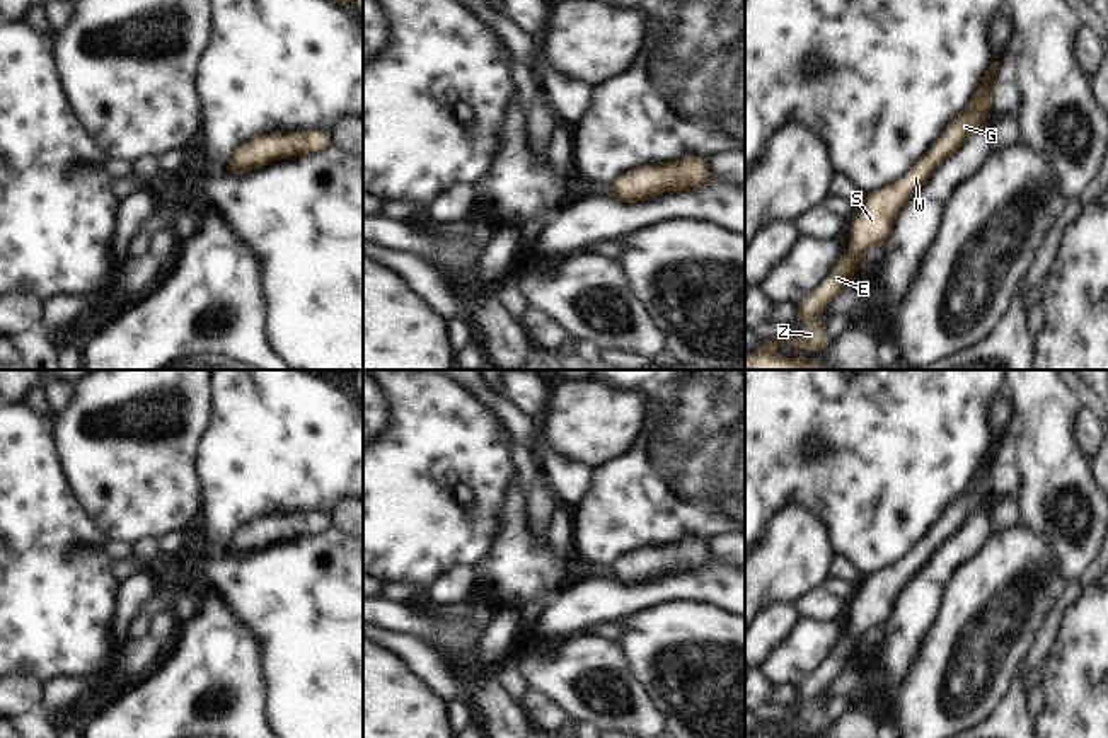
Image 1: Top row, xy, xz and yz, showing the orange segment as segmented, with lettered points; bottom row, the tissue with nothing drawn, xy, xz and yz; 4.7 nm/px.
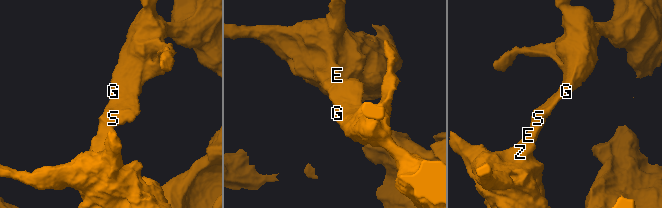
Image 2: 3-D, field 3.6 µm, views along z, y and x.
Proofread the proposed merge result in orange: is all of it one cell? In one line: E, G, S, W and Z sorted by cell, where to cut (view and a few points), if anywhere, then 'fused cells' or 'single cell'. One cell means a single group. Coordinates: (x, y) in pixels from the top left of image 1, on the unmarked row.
groups E G S W Z; cut none; single cell

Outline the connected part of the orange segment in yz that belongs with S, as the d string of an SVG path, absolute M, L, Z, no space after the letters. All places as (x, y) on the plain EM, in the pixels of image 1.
M990 443L990 448L985 453L978 472L973 476L970 487L944 510L944 515L938 520L938 523L907 556L890 568L863 578L856 585L856 591L851 598L852 607L849 610L847 636L839 639L828 660L799 685L798 702L811 704L805 709L803 716L786 723L767 721L764 728L745 738L782 738L776 733L781 724L806 729L810 733L820 733L832 724L823 716L827 702L817 704L815 701L823 694L827 685L852 663L863 637L873 629L881 629L881 626L890 619L898 595L927 564L938 547L946 539L953 537L972 516L982 513L982 504L994 493L992 467L995 465L997 447L999 443Z

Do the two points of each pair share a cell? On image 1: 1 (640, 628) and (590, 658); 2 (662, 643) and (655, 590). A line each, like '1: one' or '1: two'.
1: two
2: two

